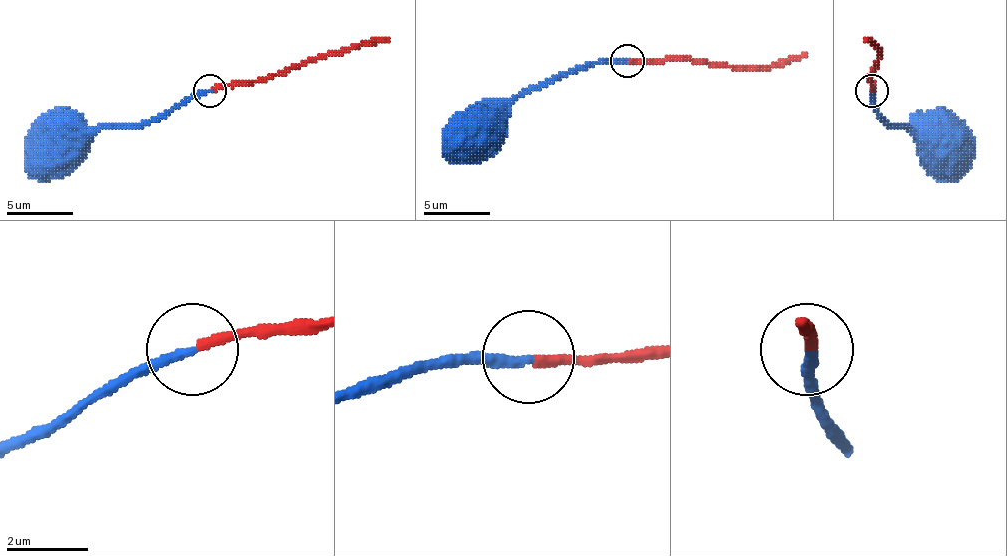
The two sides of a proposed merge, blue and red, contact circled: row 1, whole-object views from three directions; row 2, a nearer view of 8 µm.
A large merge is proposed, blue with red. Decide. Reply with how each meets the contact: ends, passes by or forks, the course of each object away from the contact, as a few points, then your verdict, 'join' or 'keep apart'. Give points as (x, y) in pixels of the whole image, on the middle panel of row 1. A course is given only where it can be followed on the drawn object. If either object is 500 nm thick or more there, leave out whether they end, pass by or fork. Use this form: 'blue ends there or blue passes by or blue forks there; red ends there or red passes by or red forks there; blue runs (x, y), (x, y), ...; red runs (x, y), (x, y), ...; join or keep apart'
blue ends there; red ends there; blue runs (626, 59), (600, 59), (530, 86), (496, 119), (480, 123); red runs (629, 59), (776, 66), (806, 53); join

